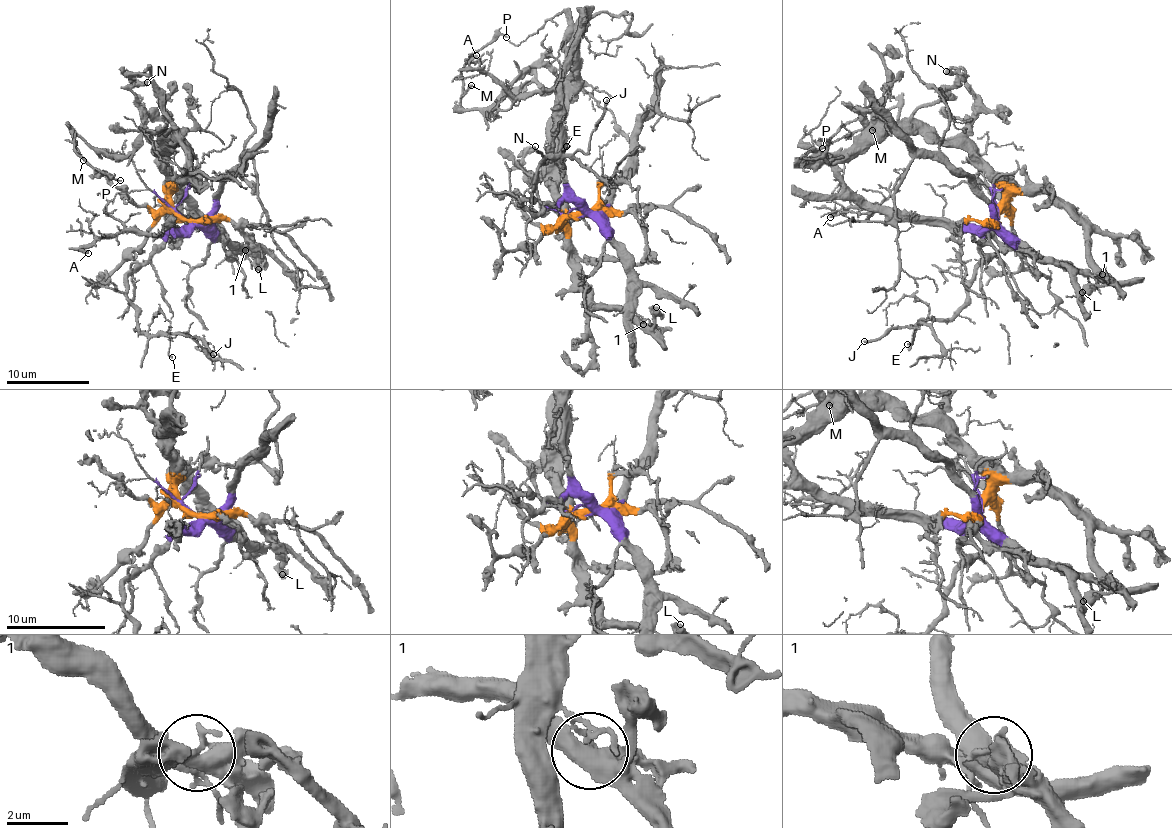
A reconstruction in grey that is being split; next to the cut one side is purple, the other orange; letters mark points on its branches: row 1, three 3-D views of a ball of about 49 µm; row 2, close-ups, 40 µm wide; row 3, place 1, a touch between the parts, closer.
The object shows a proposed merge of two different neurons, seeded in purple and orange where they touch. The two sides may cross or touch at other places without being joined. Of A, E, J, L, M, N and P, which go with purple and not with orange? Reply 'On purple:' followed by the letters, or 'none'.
On purple: A, E, J

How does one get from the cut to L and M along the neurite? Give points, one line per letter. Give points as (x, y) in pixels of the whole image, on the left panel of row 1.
L: (185, 218), (170, 198), (174, 192), (173, 186), (226, 236), (252, 256), (259, 269)
M: (185, 218), (173, 205), (165, 167), (168, 129), (144, 133), (125, 156), (89, 148), (75, 135), (84, 160)

